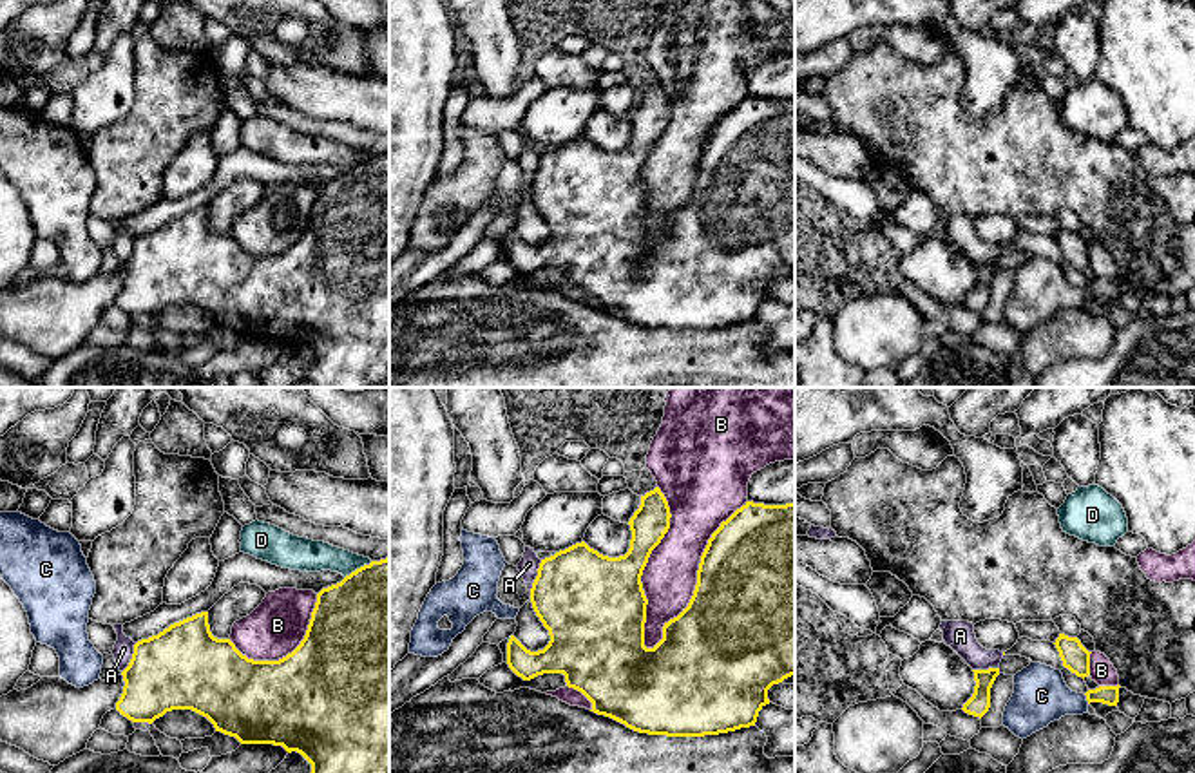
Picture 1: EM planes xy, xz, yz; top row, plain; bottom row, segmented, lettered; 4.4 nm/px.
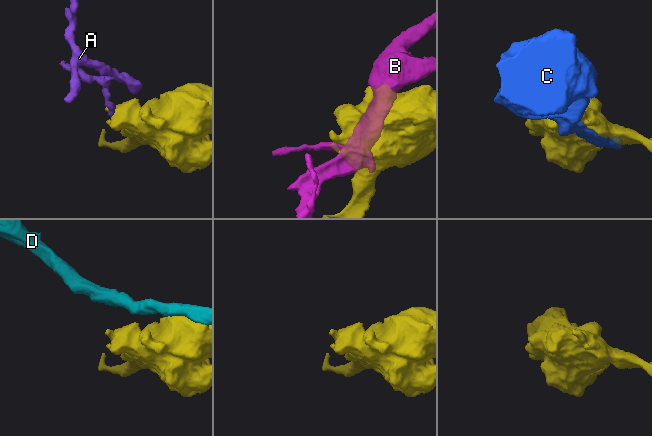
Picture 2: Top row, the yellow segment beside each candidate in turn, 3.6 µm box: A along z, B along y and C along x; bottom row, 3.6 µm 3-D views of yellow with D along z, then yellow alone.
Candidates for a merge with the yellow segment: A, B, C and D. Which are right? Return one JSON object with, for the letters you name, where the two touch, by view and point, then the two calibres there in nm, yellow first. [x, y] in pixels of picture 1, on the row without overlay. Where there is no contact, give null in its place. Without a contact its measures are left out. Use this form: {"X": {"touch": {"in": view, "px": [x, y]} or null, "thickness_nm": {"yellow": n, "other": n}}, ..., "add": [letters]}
{"add": []}

